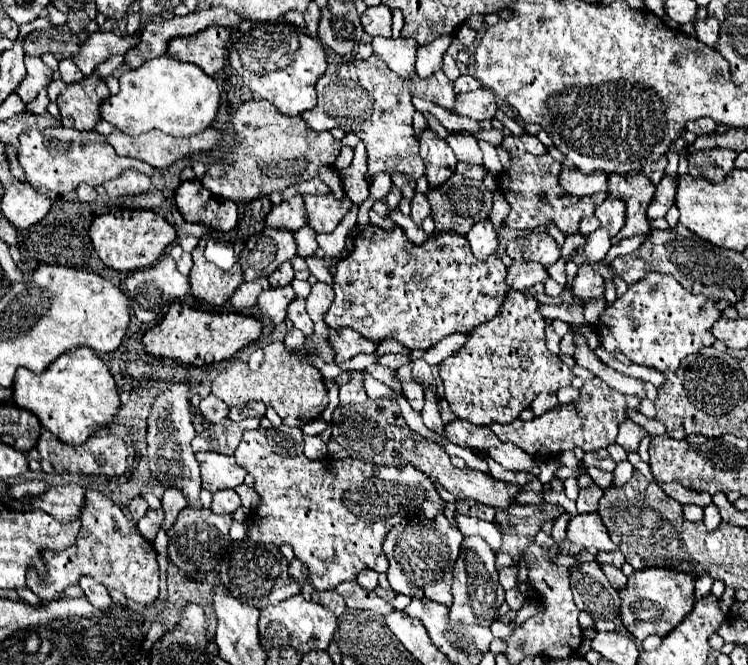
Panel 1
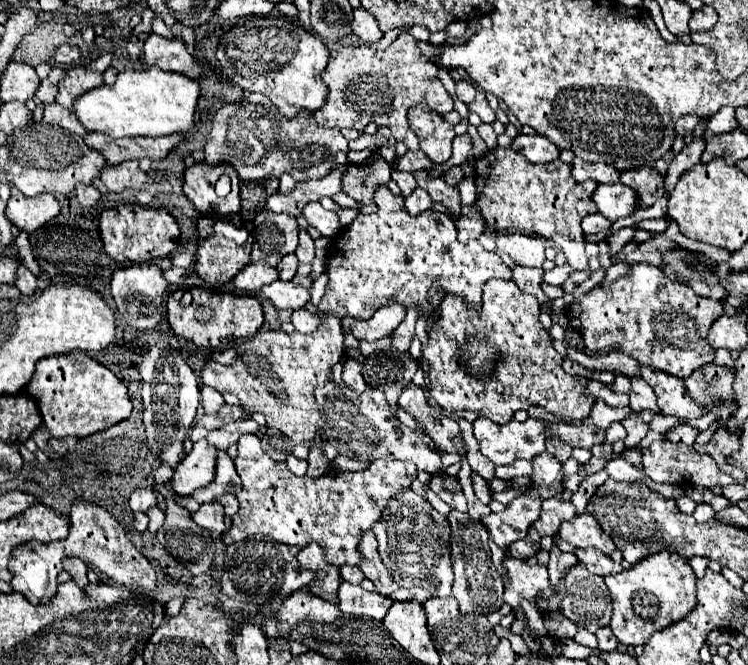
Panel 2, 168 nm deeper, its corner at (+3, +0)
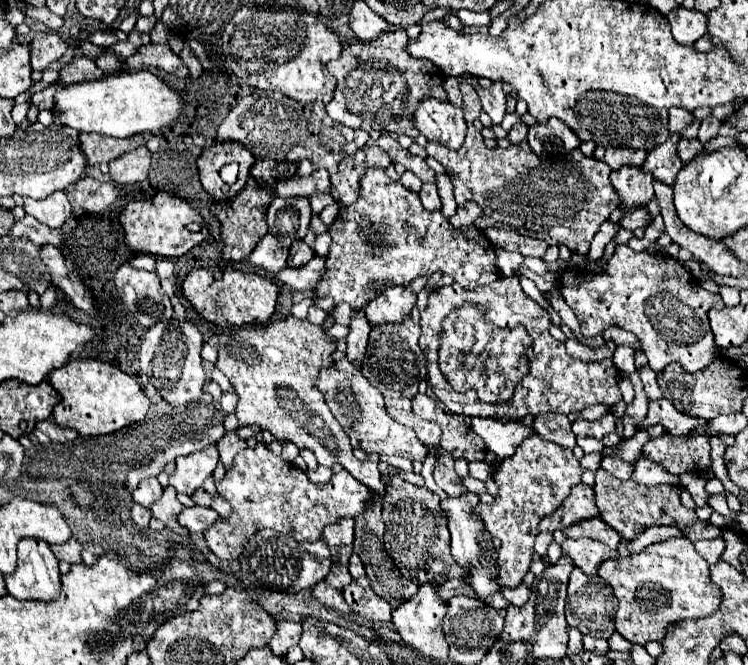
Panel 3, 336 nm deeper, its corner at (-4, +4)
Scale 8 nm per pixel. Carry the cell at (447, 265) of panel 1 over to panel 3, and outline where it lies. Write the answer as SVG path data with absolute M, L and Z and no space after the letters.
M367 169L361 177L359 199L353 205L339 209L337 219L329 225L329 233L333 241L325 259L327 271L315 287L315 293L317 297L333 297L335 303L349 303L351 309L361 309L391 285L409 285L415 277L433 275L435 271L459 277L459 285L465 289L475 289L499 279L495 249L479 229L473 225L467 229L455 229L441 211L425 211L419 195L405 189L399 181L391 181L383 169Z

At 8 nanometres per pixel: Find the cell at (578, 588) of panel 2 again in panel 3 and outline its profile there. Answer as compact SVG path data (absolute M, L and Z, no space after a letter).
M581 569L571 571L569 589L567 589L567 607L565 607L569 627L579 629L583 635L609 639L615 631L615 623L613 623L615 609L617 609L617 601L613 589L607 583L603 583L603 579L599 579L597 575L585 575L581 573Z

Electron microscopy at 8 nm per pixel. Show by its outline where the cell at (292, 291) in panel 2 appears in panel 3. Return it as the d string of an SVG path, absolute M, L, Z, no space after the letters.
M313 257L307 265L301 265L297 269L283 269L283 273L279 273L279 279L293 291L311 291L315 289L323 273L325 273L325 259Z

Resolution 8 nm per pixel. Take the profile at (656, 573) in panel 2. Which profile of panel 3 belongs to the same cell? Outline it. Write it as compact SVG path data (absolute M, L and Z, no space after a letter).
M675 537L667 541L659 541L653 545L647 545L641 553L607 559L603 565L599 565L597 575L605 579L619 601L619 609L615 613L615 627L621 637L625 637L631 643L645 645L649 641L663 641L667 629L673 623L679 623L683 619L701 619L717 611L721 605L721 589L711 581L709 565L707 561L693 549L693 543L687 537Z

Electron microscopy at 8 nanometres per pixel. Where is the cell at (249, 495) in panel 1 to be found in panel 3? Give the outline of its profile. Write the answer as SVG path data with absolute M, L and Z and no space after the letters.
M227 433L227 435L223 435L223 439L217 441L217 449L219 449L221 463L223 463L225 467L231 467L235 453L243 451L245 447L247 447L245 439L241 439L237 433Z

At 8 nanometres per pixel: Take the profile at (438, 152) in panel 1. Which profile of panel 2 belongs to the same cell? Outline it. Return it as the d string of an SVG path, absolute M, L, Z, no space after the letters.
M416 105L408 111L408 123L420 139L420 149L434 165L442 165L452 157L452 125L448 125L436 111L428 105Z

